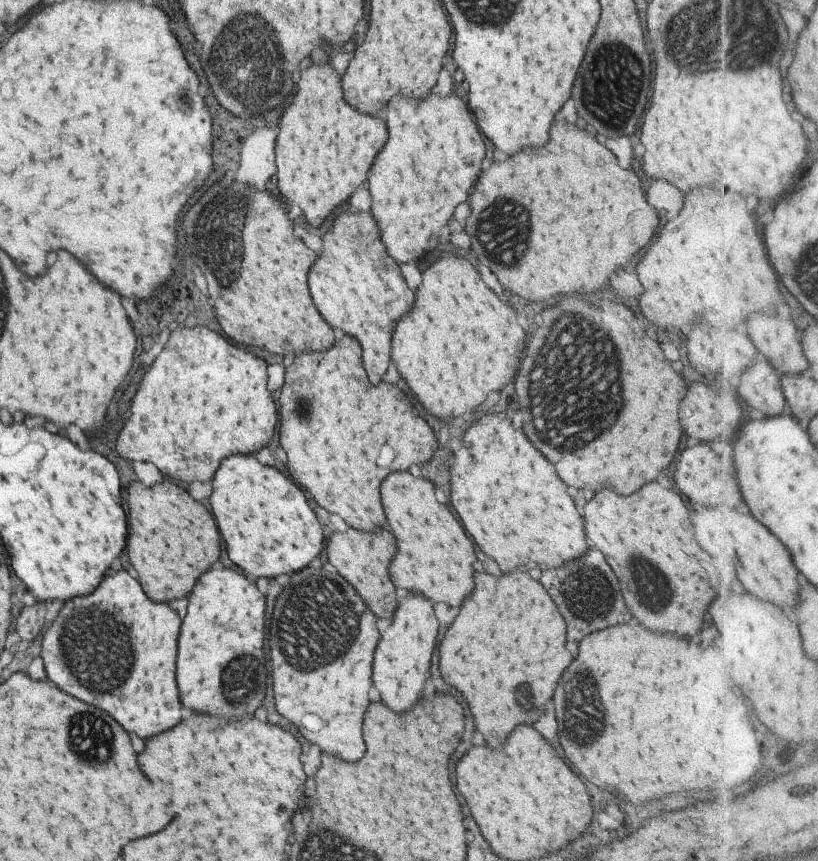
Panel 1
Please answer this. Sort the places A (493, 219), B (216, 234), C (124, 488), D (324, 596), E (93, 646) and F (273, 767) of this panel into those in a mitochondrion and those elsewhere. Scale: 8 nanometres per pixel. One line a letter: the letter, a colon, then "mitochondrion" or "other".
A: mitochondrion
B: mitochondrion
C: other
D: mitochondrion
E: mitochondrion
F: other

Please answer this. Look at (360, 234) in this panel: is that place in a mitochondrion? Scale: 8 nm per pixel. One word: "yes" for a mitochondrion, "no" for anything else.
yes

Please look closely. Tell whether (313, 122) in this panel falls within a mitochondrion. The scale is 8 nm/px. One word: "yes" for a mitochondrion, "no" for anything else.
no

